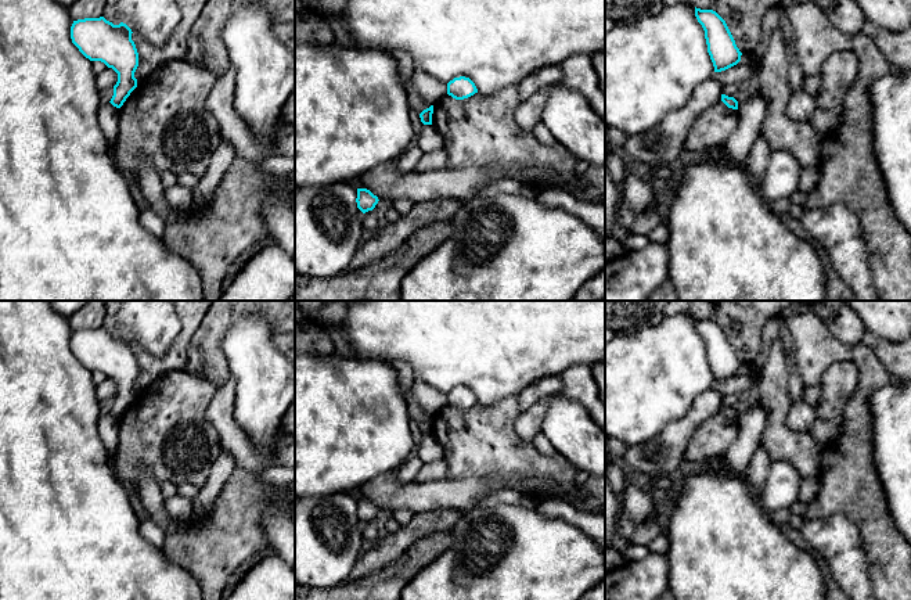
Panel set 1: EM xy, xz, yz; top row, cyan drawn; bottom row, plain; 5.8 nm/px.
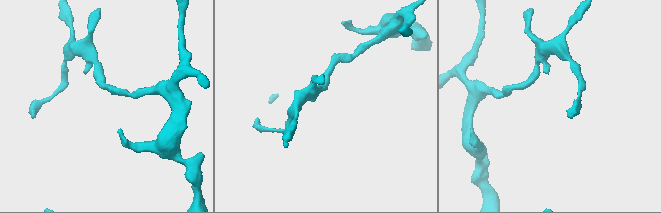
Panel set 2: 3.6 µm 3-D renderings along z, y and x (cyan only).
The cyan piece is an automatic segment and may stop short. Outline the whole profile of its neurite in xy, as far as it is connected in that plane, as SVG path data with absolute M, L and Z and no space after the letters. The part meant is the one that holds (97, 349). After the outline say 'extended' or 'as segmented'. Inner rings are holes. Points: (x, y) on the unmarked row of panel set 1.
M104 327L73 331L72 353L90 371L101 371L118 384L111 414L120 418L137 398L134 382L138 377L138 363L132 351L132 339L120 333L114 335Z; as segmented

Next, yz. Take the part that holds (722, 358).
M695 317L695 327L705 341L707 363L714 377L714 382L725 381L741 371L742 363L725 331L713 320Z; as segmented

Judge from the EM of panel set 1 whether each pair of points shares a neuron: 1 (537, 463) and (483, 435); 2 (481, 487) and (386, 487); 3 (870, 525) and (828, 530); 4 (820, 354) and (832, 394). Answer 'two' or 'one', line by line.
1: one
2: one
3: two
4: two

